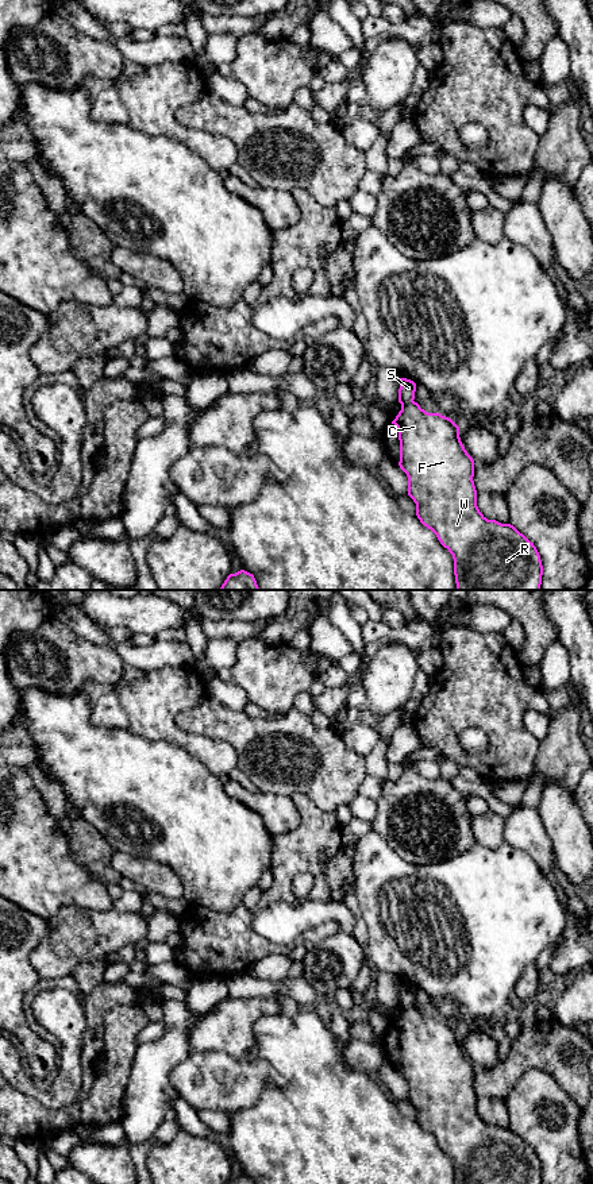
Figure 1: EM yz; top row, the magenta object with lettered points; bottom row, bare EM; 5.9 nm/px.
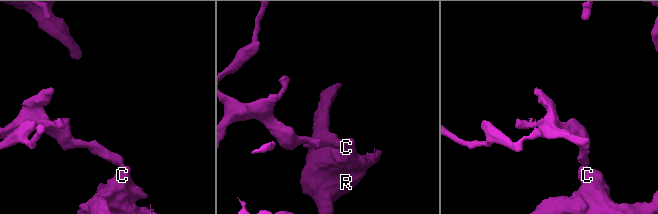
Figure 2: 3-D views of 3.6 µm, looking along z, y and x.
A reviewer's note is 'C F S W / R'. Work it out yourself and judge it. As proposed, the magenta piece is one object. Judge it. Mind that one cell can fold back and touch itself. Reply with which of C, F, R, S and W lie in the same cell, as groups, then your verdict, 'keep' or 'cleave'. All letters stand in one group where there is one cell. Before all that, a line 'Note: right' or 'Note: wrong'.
Note: wrong
C F R W / S | cleave

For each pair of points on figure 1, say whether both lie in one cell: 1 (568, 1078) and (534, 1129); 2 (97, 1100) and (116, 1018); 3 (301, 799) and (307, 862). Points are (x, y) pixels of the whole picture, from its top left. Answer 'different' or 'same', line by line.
1: different
2: same
3: same

